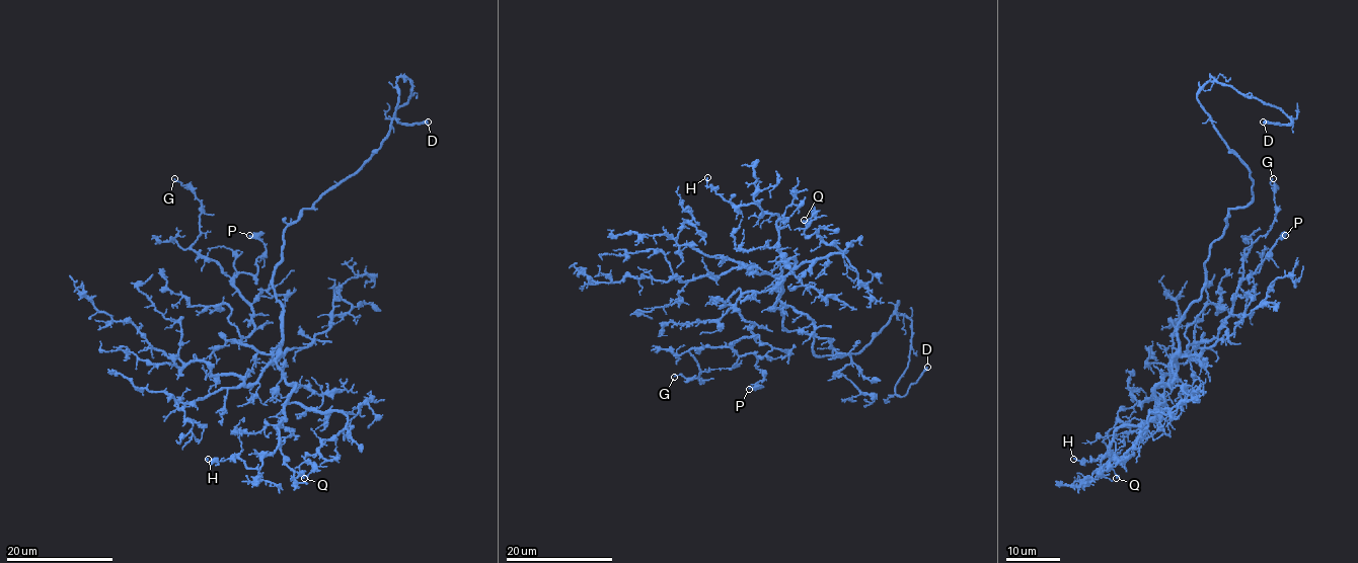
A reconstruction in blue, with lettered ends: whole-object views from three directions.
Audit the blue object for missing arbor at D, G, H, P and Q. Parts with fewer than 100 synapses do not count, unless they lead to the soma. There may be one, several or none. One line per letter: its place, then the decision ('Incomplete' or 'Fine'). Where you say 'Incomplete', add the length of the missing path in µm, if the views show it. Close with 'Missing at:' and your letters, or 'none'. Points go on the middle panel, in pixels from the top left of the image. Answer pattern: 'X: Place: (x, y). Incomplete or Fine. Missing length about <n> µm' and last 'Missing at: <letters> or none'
D: Place: (927, 367). Incomplete. Missing length about 30 µm
G: Place: (674, 377). Fine
H: Place: (707, 177). Fine
P: Place: (749, 389). Fine
Q: Place: (804, 220). Fine
Missing at: D

